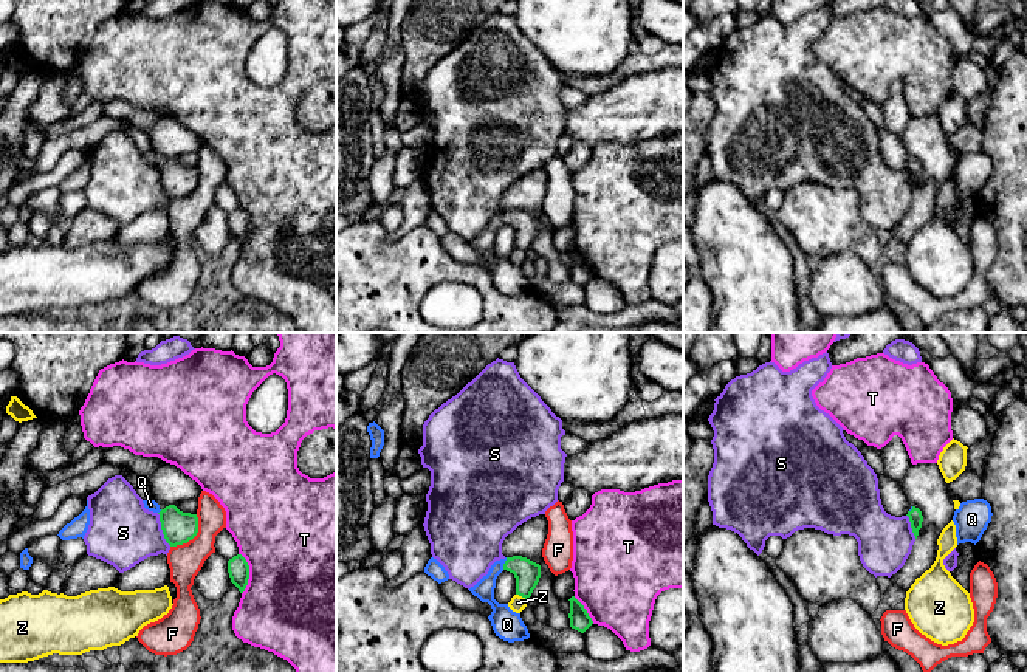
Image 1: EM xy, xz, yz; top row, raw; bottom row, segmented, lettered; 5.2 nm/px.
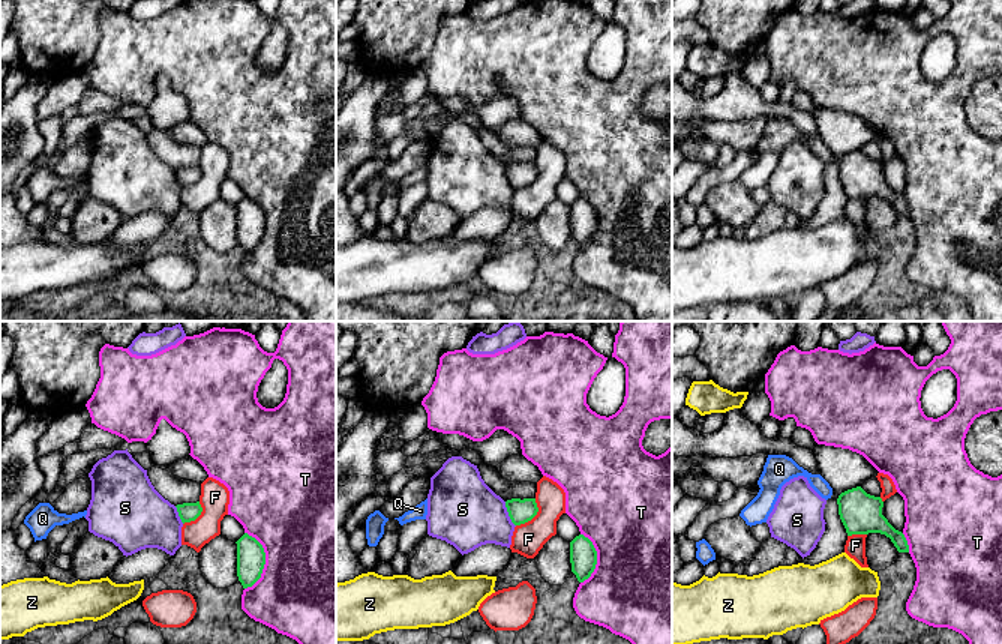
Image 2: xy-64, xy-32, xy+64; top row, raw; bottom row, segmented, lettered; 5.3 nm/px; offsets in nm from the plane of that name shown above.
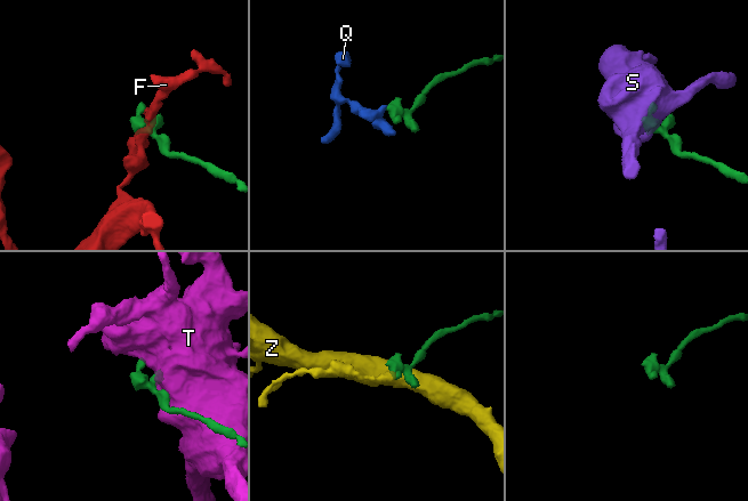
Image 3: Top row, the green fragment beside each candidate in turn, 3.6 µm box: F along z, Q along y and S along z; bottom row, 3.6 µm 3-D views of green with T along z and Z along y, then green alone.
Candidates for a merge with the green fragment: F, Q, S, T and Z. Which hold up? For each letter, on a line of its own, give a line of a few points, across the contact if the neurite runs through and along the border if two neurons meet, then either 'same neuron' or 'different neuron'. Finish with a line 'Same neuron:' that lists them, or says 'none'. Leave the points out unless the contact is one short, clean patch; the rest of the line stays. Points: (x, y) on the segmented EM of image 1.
F: different neuron
Q: xz (527, 573), (516, 564), (504, 564), (493, 573), (484, 589) | same neuron
S: xy (157, 513), (163, 538), (171, 545) | different neuron
T: different neuron
Z: xz (516, 593), (525, 600) | different neuron
Same neuron: Q

